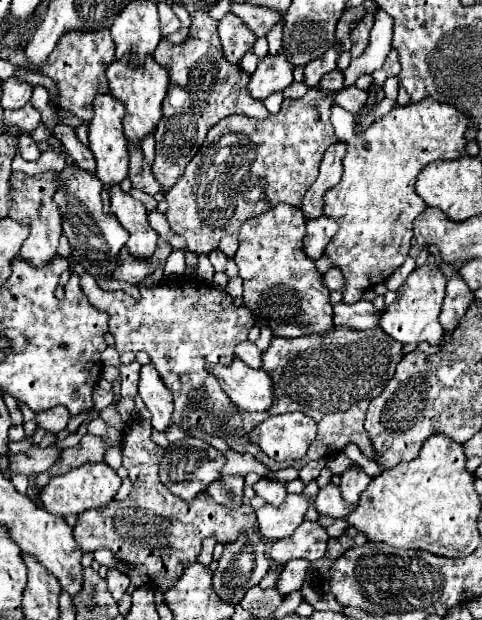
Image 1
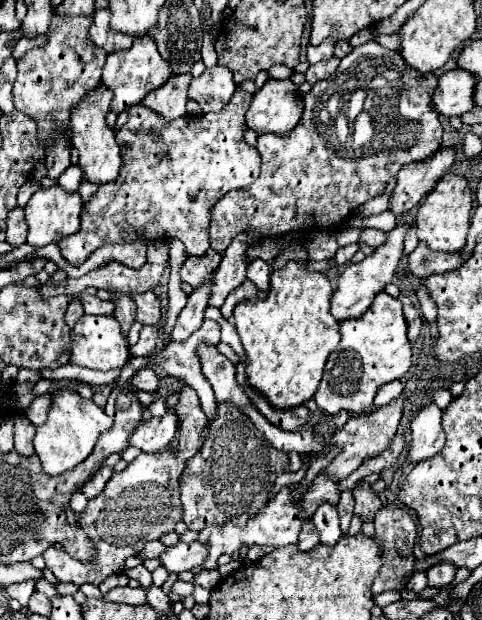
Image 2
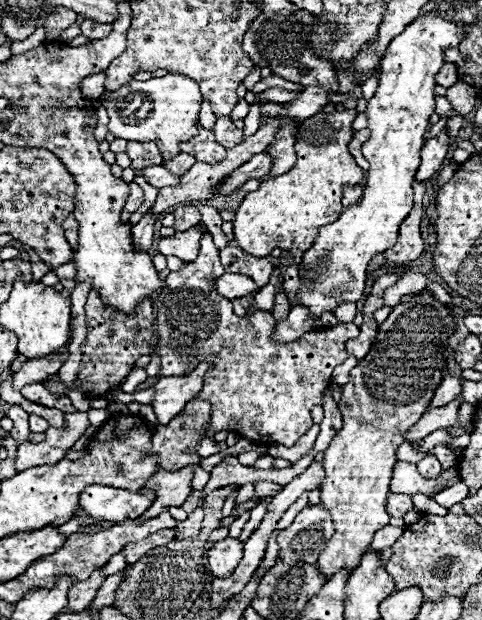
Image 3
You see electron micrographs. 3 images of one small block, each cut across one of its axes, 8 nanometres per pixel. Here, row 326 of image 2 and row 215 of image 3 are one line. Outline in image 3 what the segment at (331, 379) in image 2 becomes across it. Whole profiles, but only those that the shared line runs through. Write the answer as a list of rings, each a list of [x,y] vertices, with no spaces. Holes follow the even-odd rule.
[[[428,12],[424,18],[414,20],[402,34],[392,38],[384,58],[380,60],[380,82],[378,90],[372,100],[368,100],[368,106],[364,114],[368,116],[368,130],[370,138],[362,146],[364,158],[370,162],[370,168],[366,172],[366,188],[358,204],[352,208],[344,208],[340,218],[320,230],[318,240],[310,250],[304,254],[304,268],[300,268],[300,286],[296,304],[308,306],[308,312],[312,312],[312,318],[320,318],[324,312],[334,312],[344,302],[358,302],[364,292],[366,282],[366,268],[368,262],[376,256],[392,248],[398,238],[398,226],[402,224],[404,216],[412,210],[412,182],[416,168],[420,166],[420,148],[424,144],[424,132],[428,128],[428,118],[434,112],[434,76],[440,72],[444,64],[444,52],[452,46],[456,46],[464,34],[462,24],[440,20],[436,12]]]

